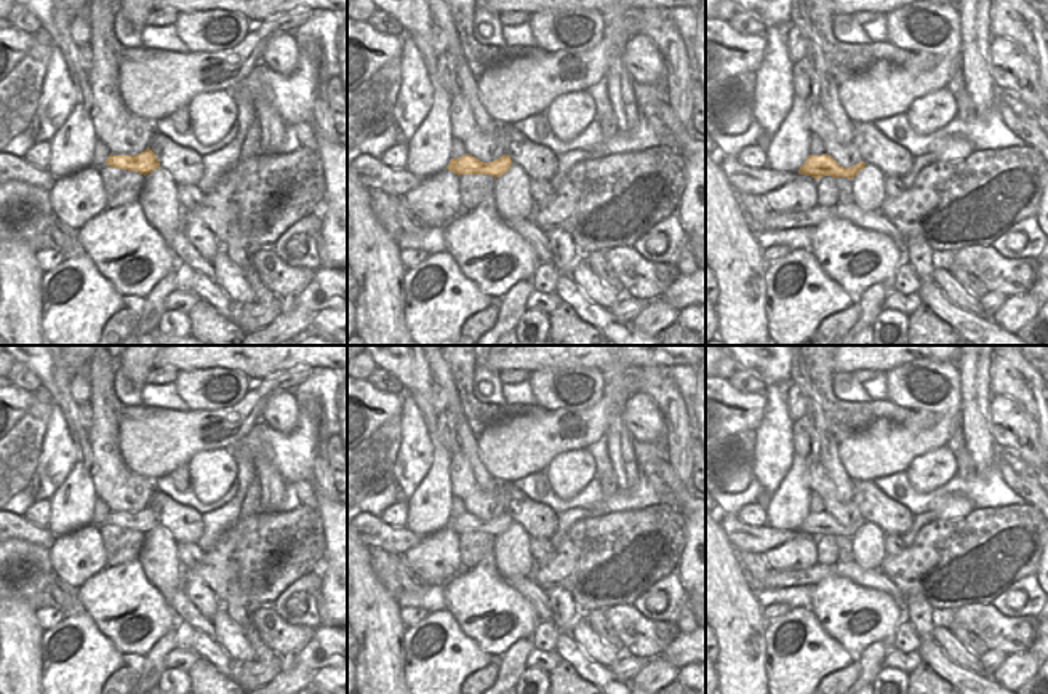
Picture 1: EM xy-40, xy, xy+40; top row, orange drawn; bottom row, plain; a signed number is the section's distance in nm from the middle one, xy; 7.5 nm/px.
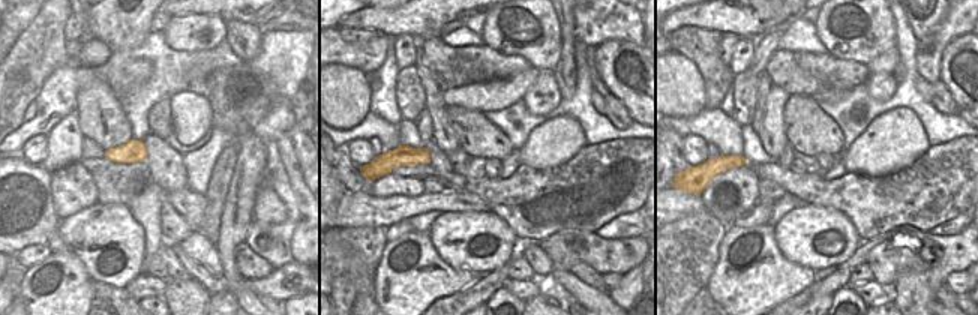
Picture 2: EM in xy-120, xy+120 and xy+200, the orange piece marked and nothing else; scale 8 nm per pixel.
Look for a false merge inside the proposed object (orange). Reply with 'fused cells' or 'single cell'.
single cell

